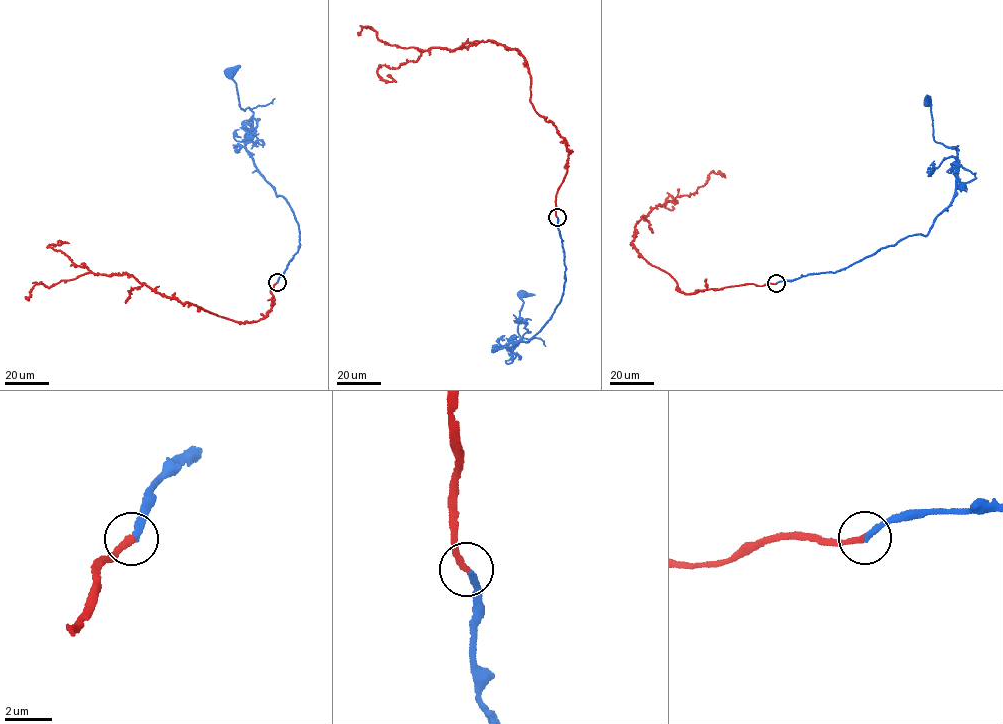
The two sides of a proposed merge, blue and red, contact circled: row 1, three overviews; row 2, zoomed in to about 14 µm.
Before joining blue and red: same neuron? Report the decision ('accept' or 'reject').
accept

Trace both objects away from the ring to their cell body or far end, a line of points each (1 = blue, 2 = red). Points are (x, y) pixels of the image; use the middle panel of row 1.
1: (557, 217), (566, 271), (560, 303), (529, 341), (506, 347), (522, 340), (518, 326), (522, 293)
2: (556, 217), (568, 148), (534, 108), (519, 52), (488, 40), (431, 47), (381, 65), (386, 75)

